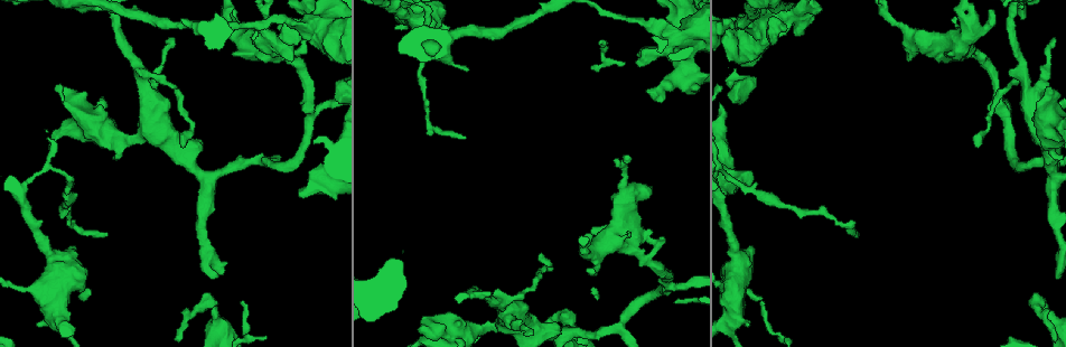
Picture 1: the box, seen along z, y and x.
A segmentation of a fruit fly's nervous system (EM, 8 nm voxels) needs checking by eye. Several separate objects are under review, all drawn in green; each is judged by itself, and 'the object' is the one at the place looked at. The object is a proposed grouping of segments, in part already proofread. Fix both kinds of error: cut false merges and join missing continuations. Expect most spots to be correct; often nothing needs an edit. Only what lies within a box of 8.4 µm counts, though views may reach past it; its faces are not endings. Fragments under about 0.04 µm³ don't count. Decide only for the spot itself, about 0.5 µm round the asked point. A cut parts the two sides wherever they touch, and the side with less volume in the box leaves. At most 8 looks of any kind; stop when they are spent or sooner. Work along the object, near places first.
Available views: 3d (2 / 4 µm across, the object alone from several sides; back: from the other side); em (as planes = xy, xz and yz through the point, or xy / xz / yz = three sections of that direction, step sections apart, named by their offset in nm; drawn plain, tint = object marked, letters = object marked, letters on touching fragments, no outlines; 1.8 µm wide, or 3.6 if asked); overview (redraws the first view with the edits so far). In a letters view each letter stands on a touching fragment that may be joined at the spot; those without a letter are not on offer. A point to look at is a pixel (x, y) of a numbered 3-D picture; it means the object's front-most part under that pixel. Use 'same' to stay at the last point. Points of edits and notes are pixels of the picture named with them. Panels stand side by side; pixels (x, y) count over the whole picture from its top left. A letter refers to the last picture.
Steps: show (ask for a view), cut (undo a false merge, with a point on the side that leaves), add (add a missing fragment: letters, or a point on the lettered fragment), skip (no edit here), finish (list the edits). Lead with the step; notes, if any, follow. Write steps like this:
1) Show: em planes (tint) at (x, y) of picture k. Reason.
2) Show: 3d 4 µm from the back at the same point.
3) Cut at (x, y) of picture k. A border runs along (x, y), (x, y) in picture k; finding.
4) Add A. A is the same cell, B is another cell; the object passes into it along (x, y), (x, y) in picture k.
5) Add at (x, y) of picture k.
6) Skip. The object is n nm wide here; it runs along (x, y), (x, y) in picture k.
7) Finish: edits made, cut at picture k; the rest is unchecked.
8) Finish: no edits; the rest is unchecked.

Show: 3d 4 µm at (53, 266) of picture 1. Thick turns thin.

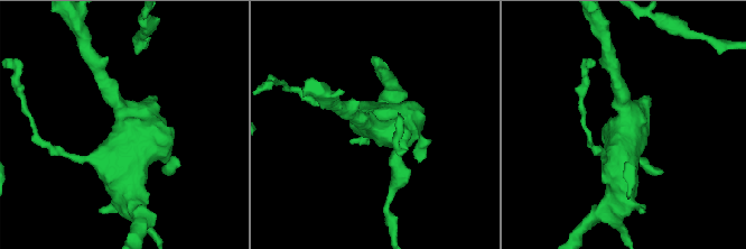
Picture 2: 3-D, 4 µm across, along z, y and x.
Show: em xz step 8 (tint) at (628, 121) of picture 2.

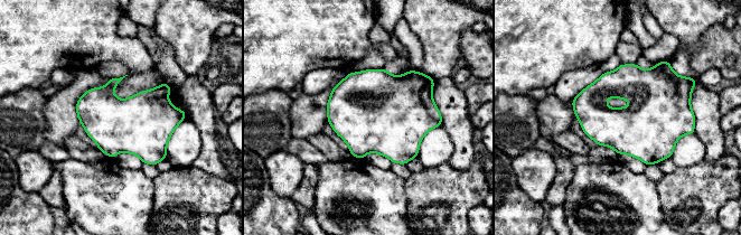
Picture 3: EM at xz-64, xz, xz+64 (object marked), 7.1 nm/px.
Show: em planes (letters) at the same point. Cut it another way.

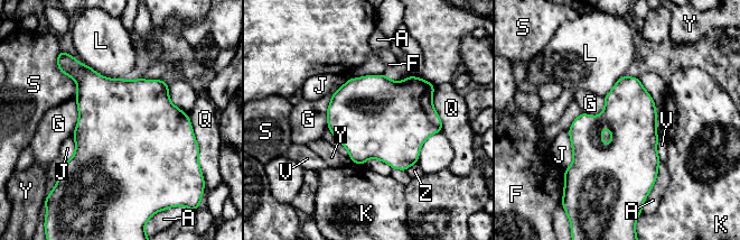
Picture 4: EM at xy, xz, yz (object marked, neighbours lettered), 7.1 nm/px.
Skip. A, F, G, J, K, L, Q, S, V, Y and Z are other cells; a border runs along (75, 98), (77, 122), (72, 135) in picture 4; one neuron here.

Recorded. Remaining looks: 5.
Show: em planes (tint) at (288, 61) of picture 1.

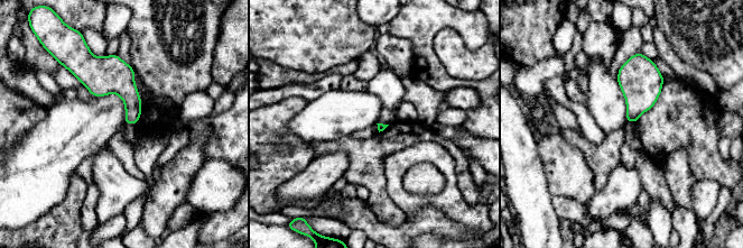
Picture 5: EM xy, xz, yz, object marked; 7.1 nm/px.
Show: em planes (letters) at the same point.

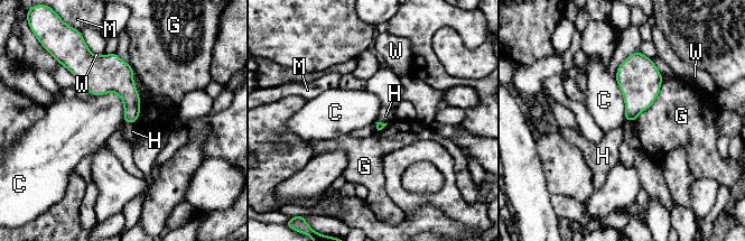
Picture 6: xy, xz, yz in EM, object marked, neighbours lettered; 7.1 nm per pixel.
Skip. C, G, H, M and W are other cells; a border runs along (91, 93), (114, 92), (124, 121) in picture 6; none of them fits.

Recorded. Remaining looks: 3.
Show: em 3.6 µm xy step 8 (tint) at (317, 32) of picture 1. Thick turns thin.

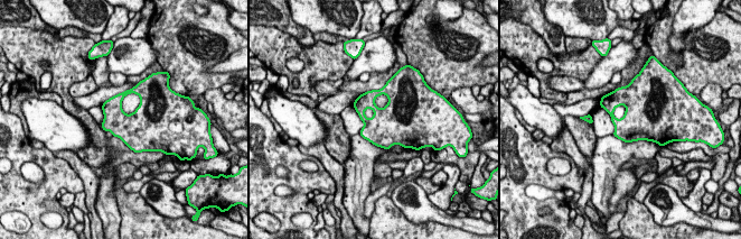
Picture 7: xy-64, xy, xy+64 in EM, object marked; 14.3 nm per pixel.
Show: em 3.6 µm xz step 16 (letters) at the same point. Another direction.

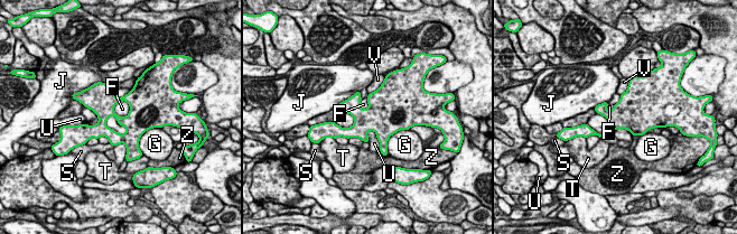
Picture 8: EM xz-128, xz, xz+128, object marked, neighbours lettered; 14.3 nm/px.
Skip. The object is 130 nm wide here; F, G, J, S, T, U, V and Z are other cells; a border runs along (130, 105), (119, 101), (113, 111) in picture 8; all the same neuron.

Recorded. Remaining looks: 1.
Finish: no edits; the rest is unchecked.

